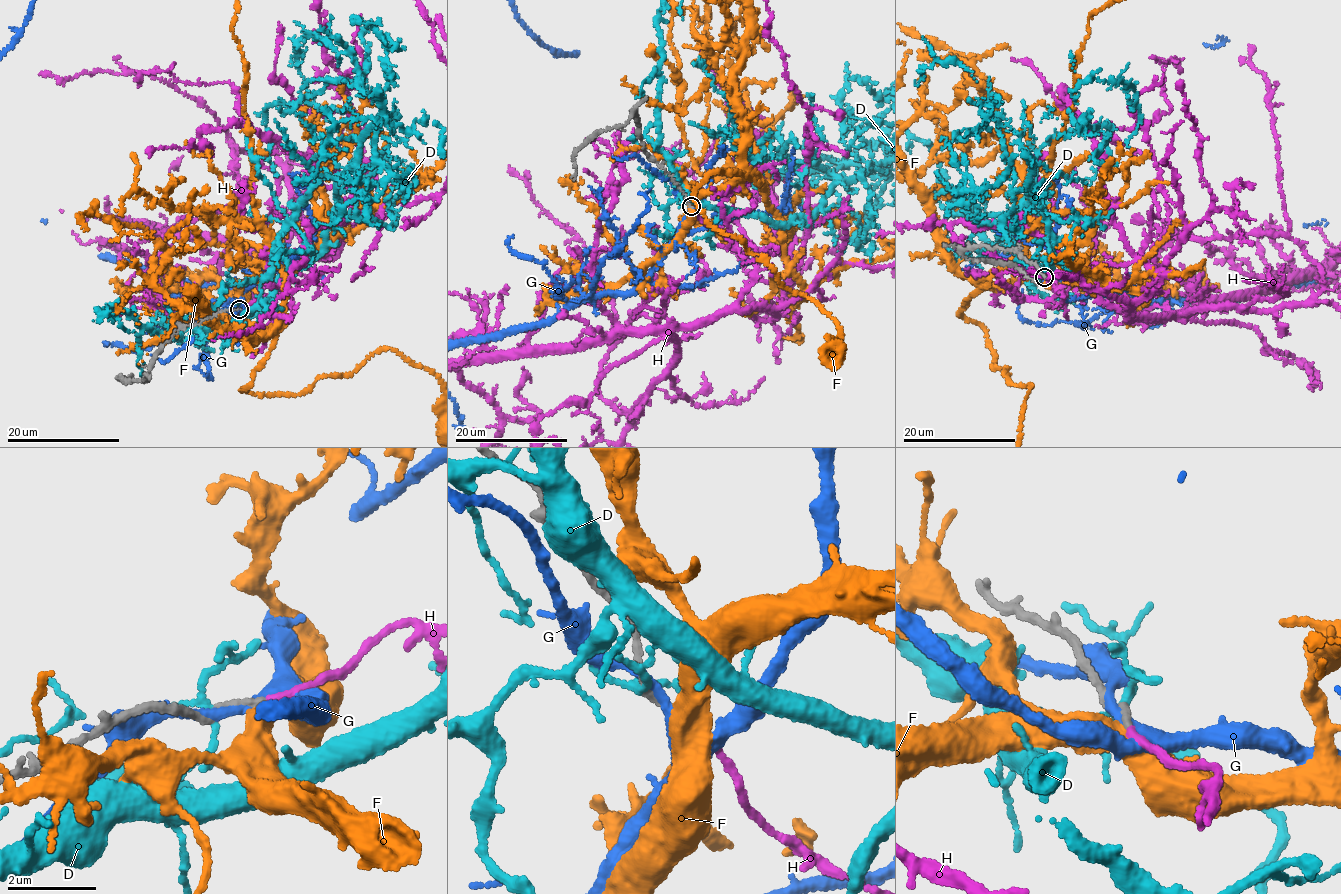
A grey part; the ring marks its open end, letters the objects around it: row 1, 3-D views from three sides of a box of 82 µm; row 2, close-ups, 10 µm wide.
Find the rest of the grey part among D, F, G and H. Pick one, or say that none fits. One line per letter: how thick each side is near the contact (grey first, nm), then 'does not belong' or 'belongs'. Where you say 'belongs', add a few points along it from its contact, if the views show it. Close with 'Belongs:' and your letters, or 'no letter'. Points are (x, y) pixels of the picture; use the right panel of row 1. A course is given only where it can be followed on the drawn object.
D: calibres 200 and 120 nm; does not belong
F: calibres 160 and 500 nm; does not belong
G: calibres 220 and 220 nm; does not belong
H: calibres 160 and 140 nm; belongs
Belongs: H

